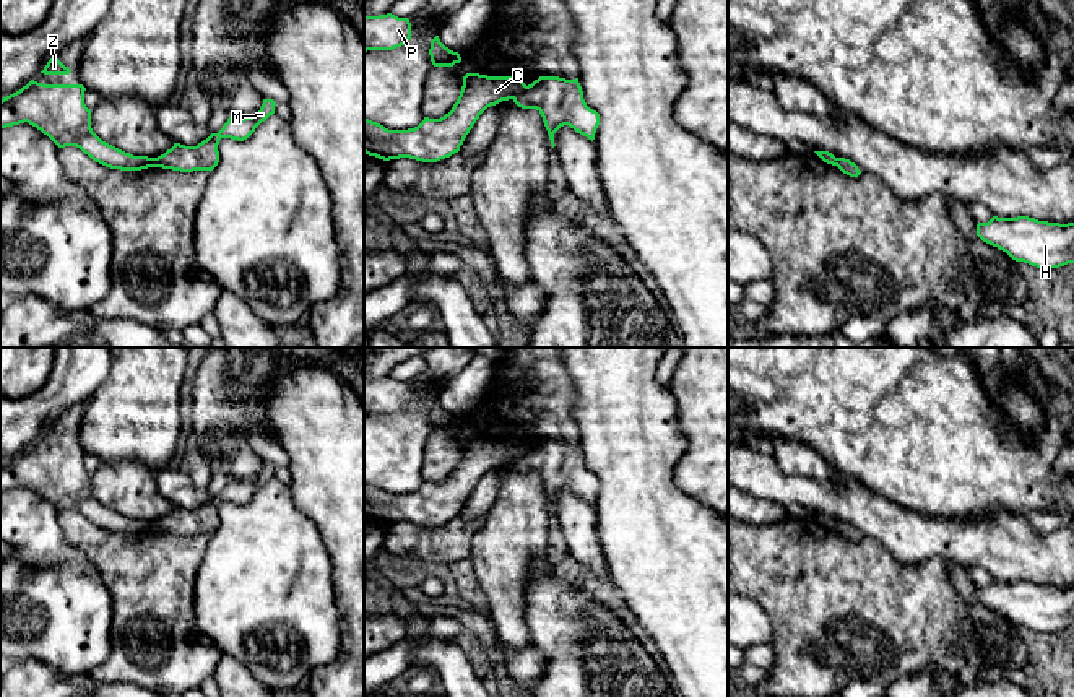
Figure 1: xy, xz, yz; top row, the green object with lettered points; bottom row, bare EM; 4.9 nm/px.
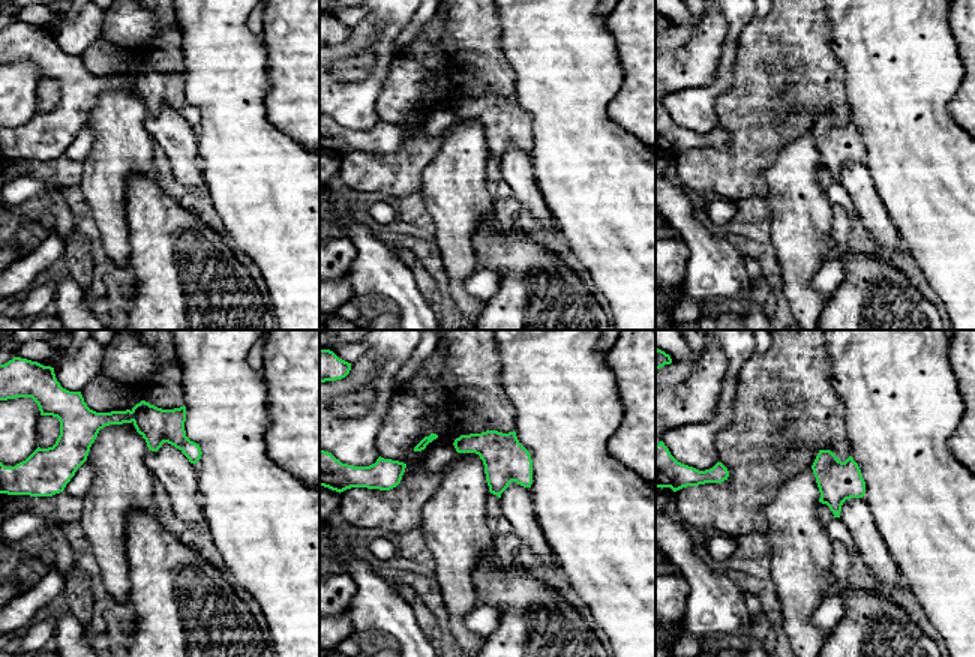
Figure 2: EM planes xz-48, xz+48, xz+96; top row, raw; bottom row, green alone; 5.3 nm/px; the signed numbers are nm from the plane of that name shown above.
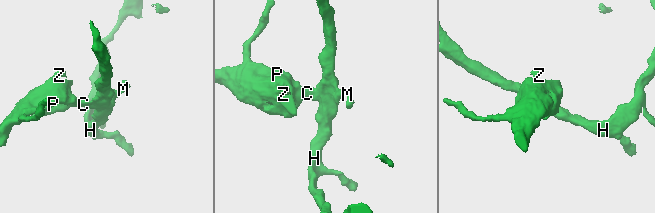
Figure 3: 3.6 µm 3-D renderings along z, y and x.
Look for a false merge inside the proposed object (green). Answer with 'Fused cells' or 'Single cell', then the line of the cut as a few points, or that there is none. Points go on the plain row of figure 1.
Fused cells. Split along xz (527, 450), (512, 462)

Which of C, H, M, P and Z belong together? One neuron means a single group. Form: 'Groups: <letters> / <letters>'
Groups: C P Z / H M

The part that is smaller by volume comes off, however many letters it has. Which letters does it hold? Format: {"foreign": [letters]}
{"foreign": ["H", "M"]}

